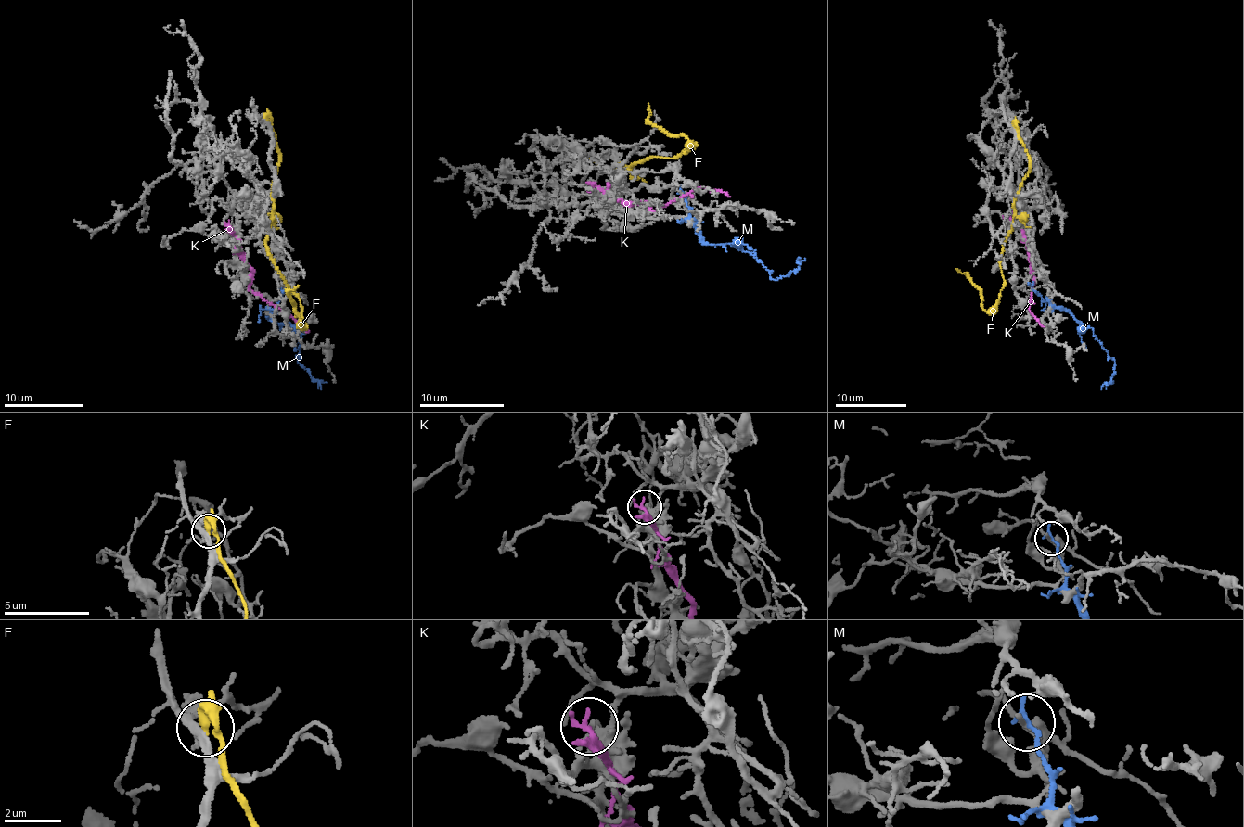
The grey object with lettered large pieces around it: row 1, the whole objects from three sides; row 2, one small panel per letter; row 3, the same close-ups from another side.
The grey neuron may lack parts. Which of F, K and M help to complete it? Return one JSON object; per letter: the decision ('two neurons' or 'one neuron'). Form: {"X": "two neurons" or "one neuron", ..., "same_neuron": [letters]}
{"F": "two neurons", "K": "two neurons", "M": "two neurons", "same_neuron": []}

